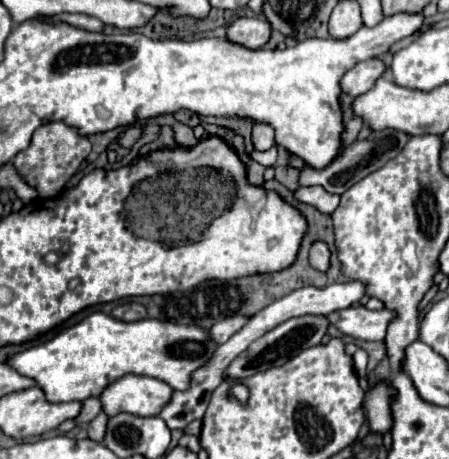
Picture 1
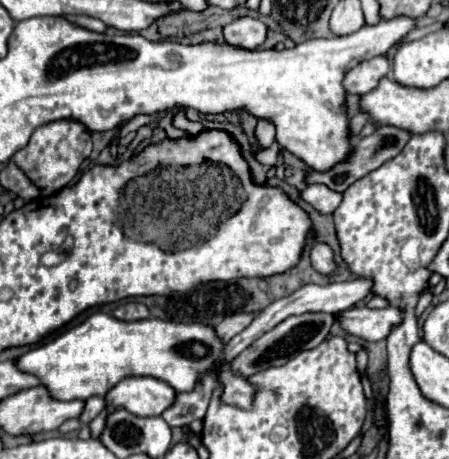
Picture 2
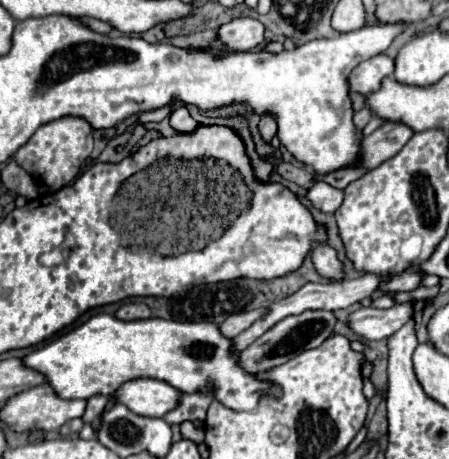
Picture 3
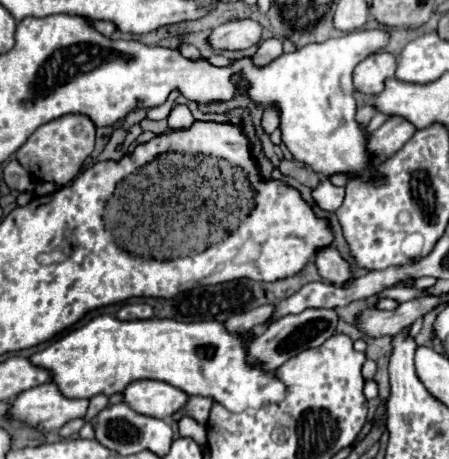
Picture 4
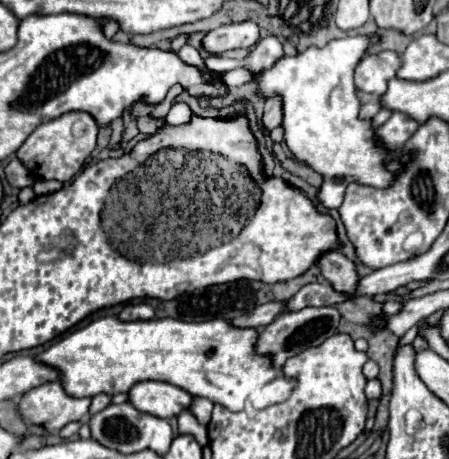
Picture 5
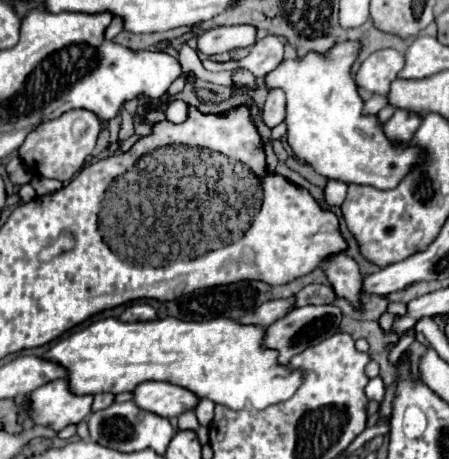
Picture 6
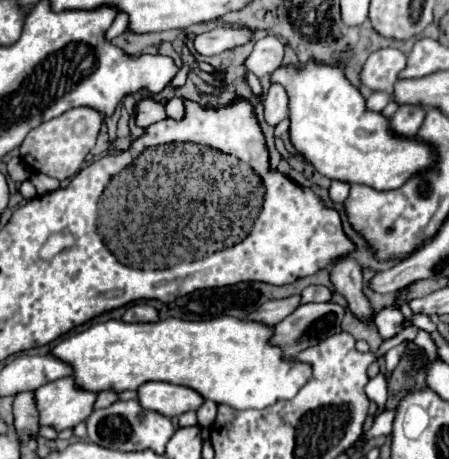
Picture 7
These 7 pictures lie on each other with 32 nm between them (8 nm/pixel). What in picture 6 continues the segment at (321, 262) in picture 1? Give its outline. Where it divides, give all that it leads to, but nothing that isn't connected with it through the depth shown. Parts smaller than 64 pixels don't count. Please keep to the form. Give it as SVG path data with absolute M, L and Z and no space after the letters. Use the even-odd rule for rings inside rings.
M336 254L326 260L324 264L326 276L338 296L344 296L356 310L362 310L362 280L364 276L360 274L358 264L346 256L346 254Z

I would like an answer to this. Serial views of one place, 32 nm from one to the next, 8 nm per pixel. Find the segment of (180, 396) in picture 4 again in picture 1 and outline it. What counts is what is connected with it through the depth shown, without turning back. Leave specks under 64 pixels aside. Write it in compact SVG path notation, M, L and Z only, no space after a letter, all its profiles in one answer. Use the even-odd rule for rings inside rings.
M128 374L114 384L110 384L100 400L102 410L108 416L118 412L130 412L134 416L158 416L160 408L172 398L172 388L162 380L150 376Z

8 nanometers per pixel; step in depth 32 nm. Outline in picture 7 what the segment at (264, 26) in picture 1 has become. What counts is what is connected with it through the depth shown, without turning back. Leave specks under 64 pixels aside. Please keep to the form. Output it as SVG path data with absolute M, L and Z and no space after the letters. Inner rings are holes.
M218 28L204 34L194 36L194 50L202 56L214 56L222 54L228 48L234 48L238 44L246 44L250 40L250 30L236 30L236 28Z

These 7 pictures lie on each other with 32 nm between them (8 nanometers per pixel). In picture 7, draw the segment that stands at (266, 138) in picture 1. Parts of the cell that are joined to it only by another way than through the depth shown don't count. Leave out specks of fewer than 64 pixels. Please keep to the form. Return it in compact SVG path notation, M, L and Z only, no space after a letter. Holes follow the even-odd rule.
M272 84L268 90L268 96L264 100L264 116L270 126L276 126L282 122L288 114L288 94L284 92L284 86Z

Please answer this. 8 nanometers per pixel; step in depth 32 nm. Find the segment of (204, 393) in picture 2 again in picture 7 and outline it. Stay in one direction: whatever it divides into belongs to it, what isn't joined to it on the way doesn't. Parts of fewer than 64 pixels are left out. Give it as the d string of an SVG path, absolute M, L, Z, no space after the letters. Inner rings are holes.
M206 400L198 408L198 424L202 424L204 428L210 428L212 422L216 420L216 412L218 412L218 404L212 404L210 400Z

